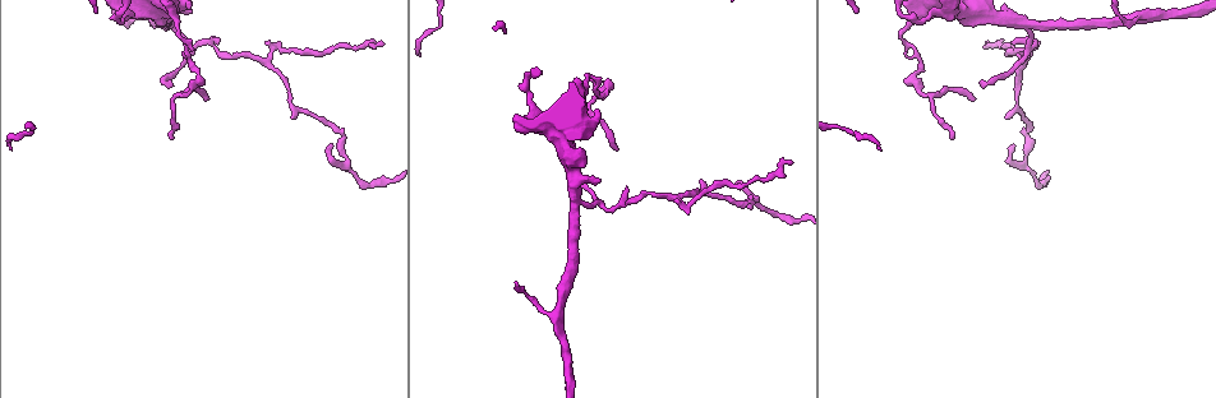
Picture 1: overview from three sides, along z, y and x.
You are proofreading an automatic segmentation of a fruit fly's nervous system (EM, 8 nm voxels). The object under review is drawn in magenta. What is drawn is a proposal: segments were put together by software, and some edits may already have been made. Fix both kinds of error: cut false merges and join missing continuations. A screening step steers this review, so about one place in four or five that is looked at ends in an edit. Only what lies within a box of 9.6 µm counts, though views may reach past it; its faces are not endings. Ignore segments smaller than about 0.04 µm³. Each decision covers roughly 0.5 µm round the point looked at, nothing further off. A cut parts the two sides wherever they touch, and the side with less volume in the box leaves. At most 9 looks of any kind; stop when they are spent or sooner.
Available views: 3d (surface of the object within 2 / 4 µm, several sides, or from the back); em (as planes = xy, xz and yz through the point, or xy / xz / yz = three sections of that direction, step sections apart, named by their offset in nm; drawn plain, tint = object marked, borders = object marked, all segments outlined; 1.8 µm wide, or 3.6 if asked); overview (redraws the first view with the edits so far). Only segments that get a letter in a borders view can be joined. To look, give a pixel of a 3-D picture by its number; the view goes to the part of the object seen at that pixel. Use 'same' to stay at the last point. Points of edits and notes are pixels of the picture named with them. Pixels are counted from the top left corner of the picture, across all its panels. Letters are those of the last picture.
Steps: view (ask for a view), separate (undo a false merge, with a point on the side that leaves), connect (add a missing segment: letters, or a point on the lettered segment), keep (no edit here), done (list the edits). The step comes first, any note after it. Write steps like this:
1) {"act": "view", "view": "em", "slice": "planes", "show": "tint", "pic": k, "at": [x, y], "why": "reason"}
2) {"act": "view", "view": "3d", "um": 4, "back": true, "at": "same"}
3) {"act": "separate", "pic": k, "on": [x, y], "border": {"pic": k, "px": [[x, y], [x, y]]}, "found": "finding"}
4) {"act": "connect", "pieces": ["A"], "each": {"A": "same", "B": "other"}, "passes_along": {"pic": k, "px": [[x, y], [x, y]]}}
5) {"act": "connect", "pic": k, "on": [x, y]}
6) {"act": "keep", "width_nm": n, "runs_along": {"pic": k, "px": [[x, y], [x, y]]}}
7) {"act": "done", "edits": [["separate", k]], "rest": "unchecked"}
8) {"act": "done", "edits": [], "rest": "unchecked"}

{"act": "view", "view": "em", "slice": "xy", "step": 4, "show": "tint", "pic": 1, "at": [1034, 175], "why": "thin neck"}

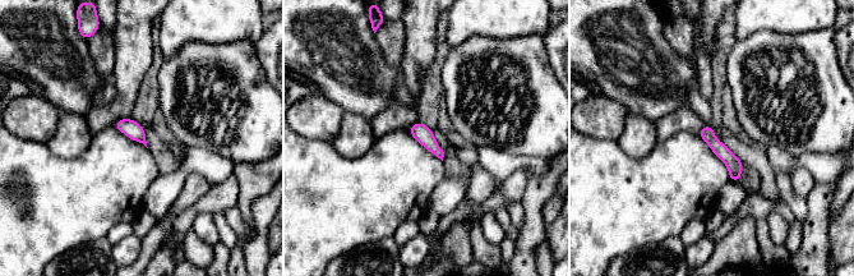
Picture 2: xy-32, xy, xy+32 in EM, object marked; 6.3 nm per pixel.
{"act": "view", "view": "em", "slice": "xy", "step": 4, "show": "borders", "at": "same", "why": "what lies round it"}

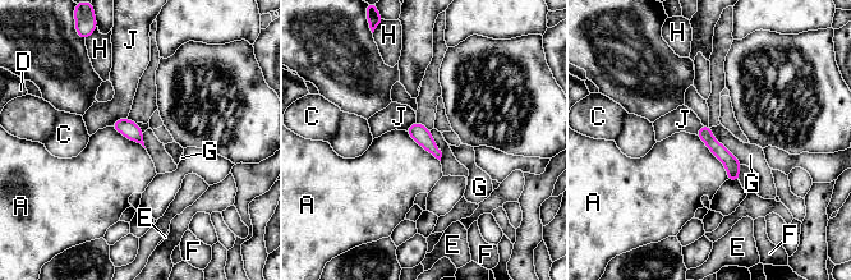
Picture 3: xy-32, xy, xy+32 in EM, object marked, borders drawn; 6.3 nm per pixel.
{"act": "keep", "each": {"A": "other", "C": "other", "D": "other", "E": "other", "F": "other", "G": "other", "H": "other", "J": "other"}, "runs_along": {"pic": 3, "px": [[705, 128], [736, 178]]}, "found": "continuous, no second neuron"}

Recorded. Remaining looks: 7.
{"act": "view", "view": "3d", "um": 4, "pic": 1, "at": [382, 41], "why": "tapers out"}

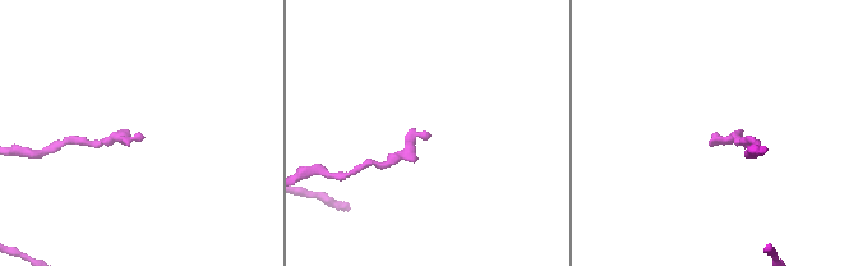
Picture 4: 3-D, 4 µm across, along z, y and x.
{"act": "view", "view": "em", "slice": "xz", "step": 4, "show": "borders", "pic": 4, "at": [139, 134]}

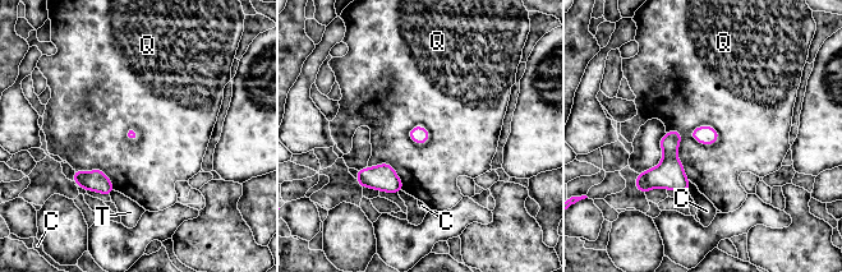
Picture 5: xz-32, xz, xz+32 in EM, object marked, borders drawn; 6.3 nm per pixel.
{"act": "view", "view": "em", "slice": "planes", "show": "borders", "at": "same"}

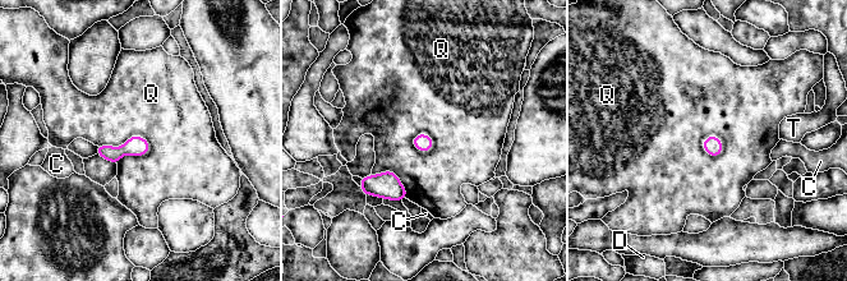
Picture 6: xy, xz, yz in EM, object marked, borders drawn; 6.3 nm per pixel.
{"act": "keep", "width_nm": 110, "longest_contact_nm": ["Q", 340], "each": {"C": "other", "D": "other", "Q": "other", "T": "other"}, "found": "none of them fits"}

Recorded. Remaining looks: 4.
{"act": "view", "view": "3d", "um": 4, "pic": 1, "at": [901, 39], "why": "sharp bend"}

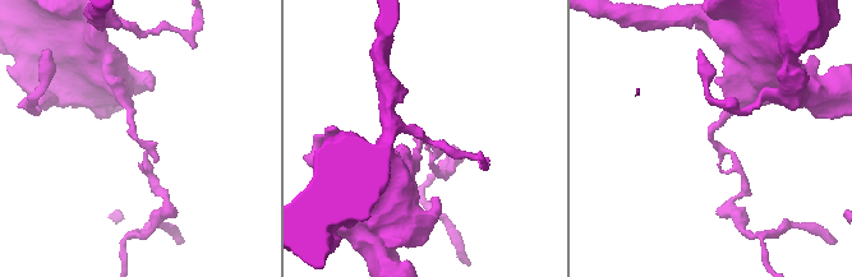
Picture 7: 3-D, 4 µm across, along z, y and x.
{"act": "view", "view": "em", "slice": "planes", "show": "tint", "pic": 7, "at": [137, 138]}

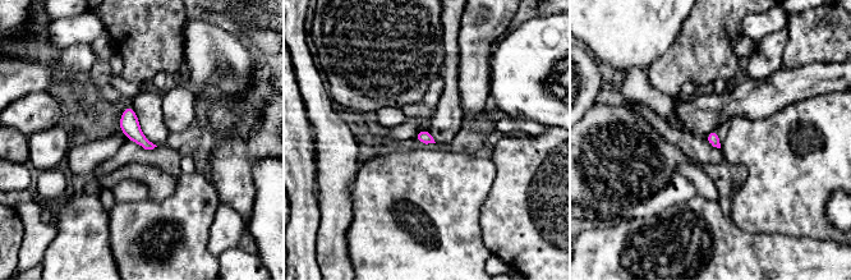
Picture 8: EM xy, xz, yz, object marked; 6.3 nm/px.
{"act": "view", "view": "em", "slice": "planes", "show": "borders", "at": "same", "why": "see the neighbours"}

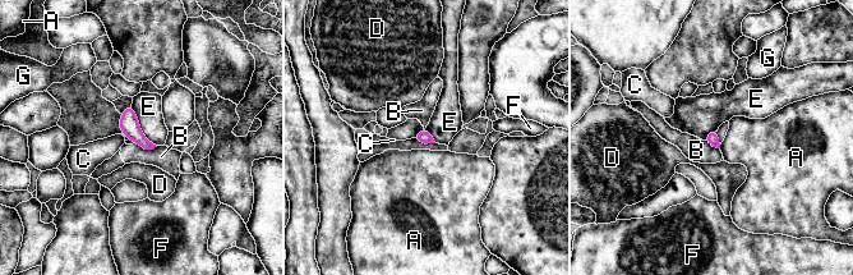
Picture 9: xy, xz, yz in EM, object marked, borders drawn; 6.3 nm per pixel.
{"act": "keep", "each": {"A": "other", "B": "other", "C": "other", "D": "other", "E": "other", "F": "other", "G": "other"}, "border": {"pic": 9, "px": [[130, 105], [142, 133], [156, 146]]}, "found": "one neuron here"}

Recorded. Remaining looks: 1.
{"act": "view", "view": "em", "um": 3.6, "slice": "planes", "show": "borders", "pic": 1, "at": [128, 12]}

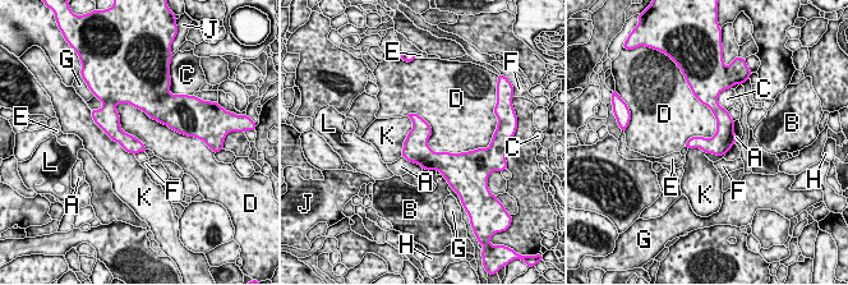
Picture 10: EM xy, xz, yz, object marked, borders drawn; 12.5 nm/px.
{"act": "keep", "width_nm": 220, "longest_contact_nm": ["D", 900], "each": {"A": "other", "B": "other", "C": "other", "D": "other", "E": "other", "F": "other", "G": "other", "H": "other", "J": "other", "K": "other", "L": "other"}, "found": "continuous, no second neuron"}

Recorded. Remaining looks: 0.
{"act": "done", "edits": [], "rest": "unchecked"}

